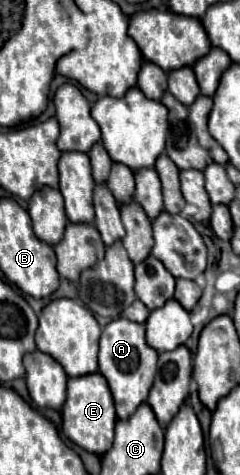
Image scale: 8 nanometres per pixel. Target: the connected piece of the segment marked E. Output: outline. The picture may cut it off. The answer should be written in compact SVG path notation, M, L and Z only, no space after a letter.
M98 372L88 376L78 376L68 380L68 396L62 408L62 432L66 438L70 438L76 446L84 448L86 452L102 456L114 440L114 424L116 424L116 412L114 412L114 400L108 388L108 382Z

